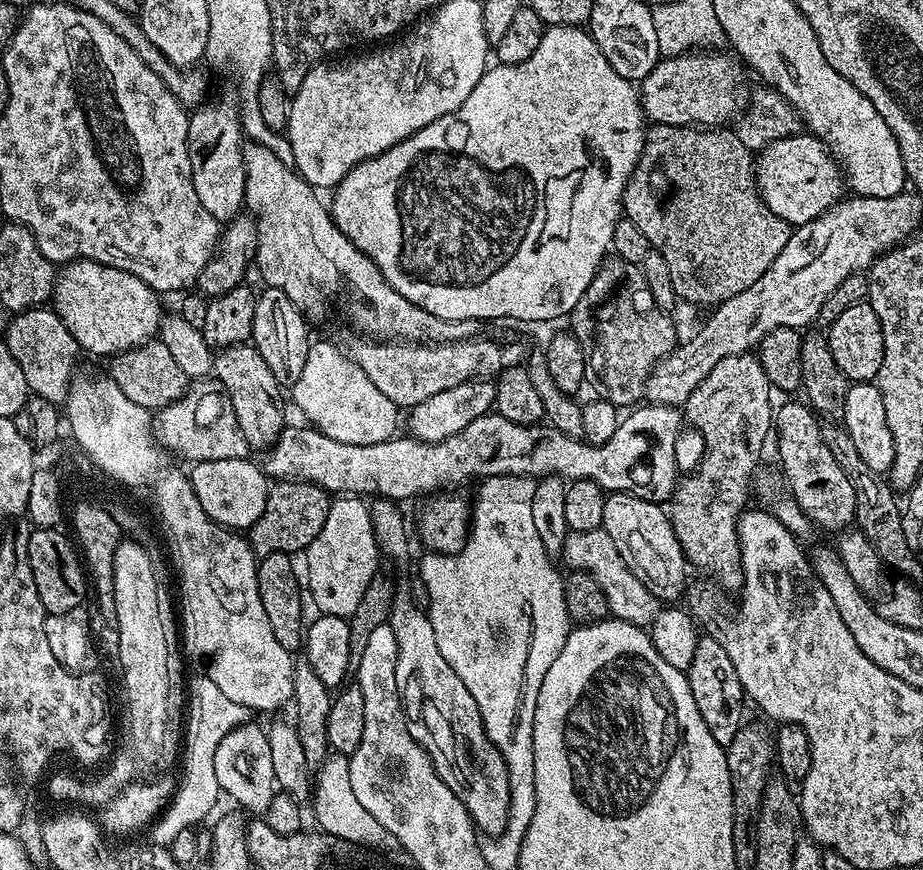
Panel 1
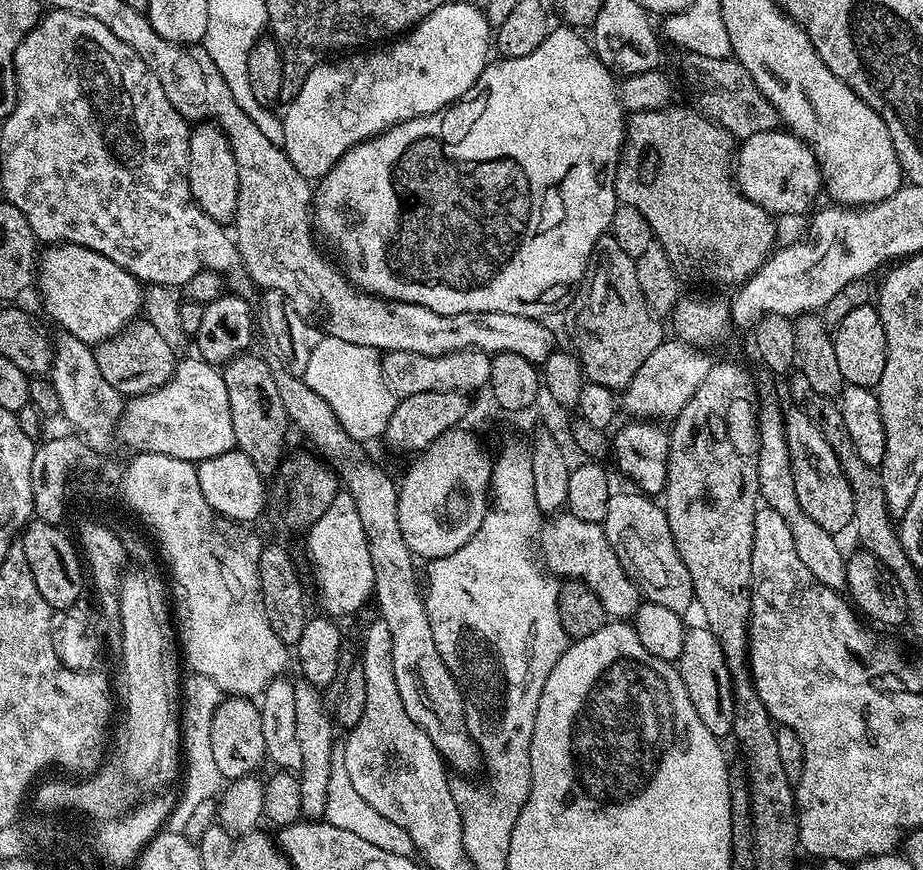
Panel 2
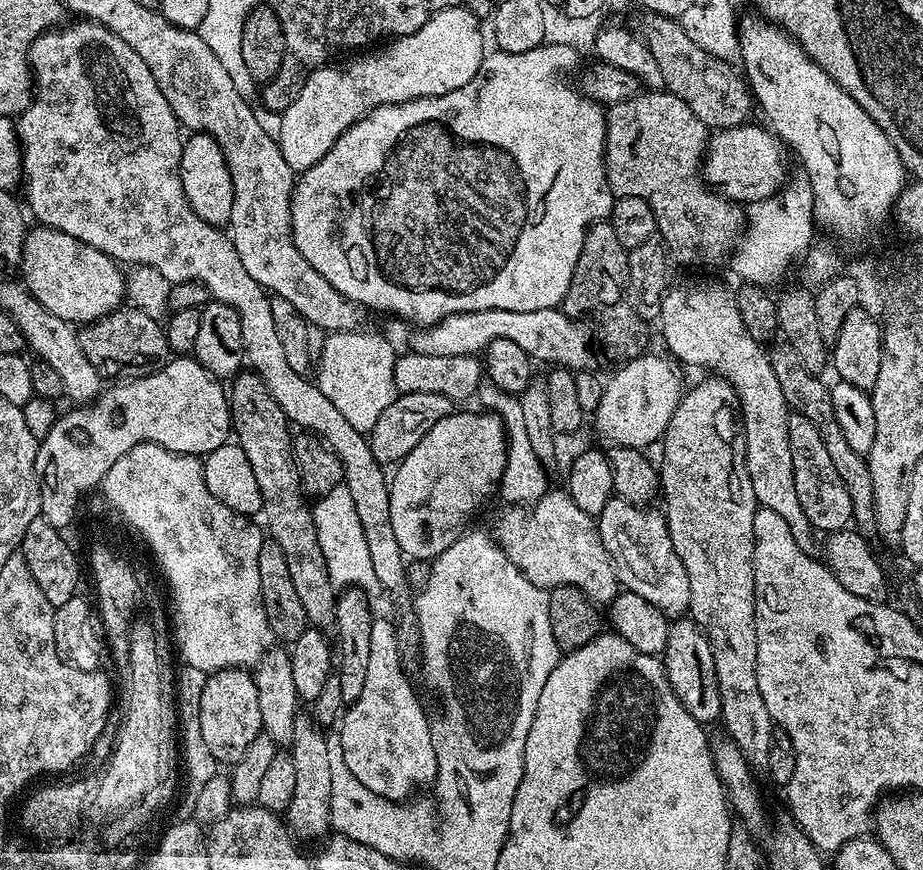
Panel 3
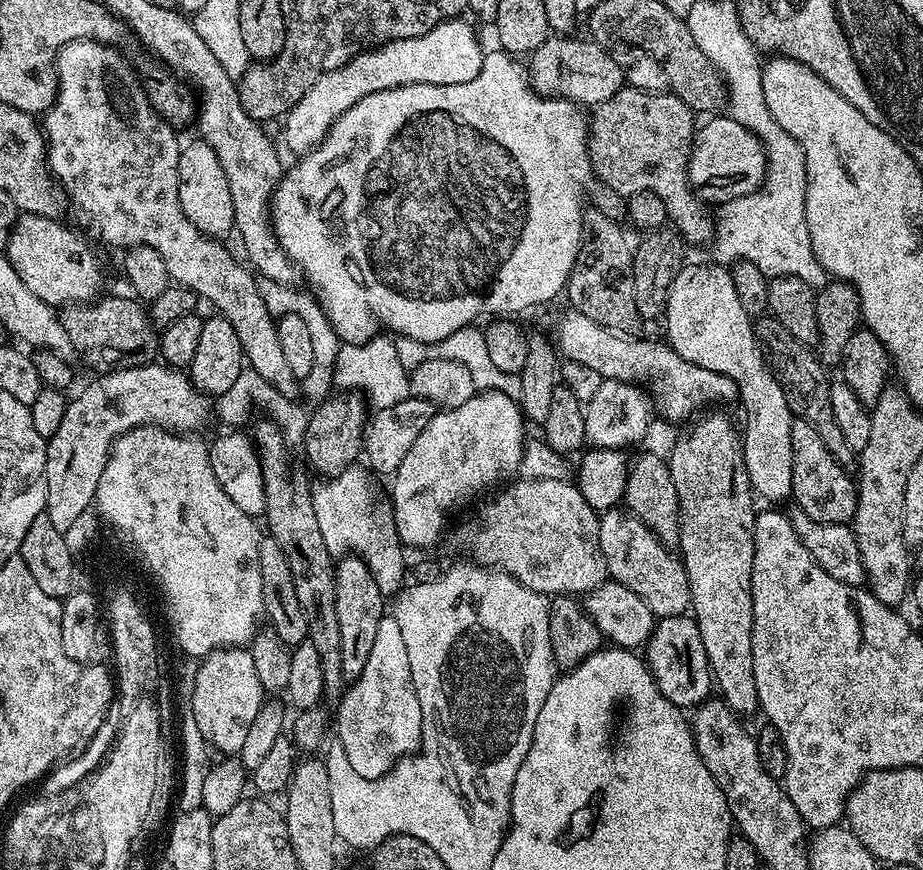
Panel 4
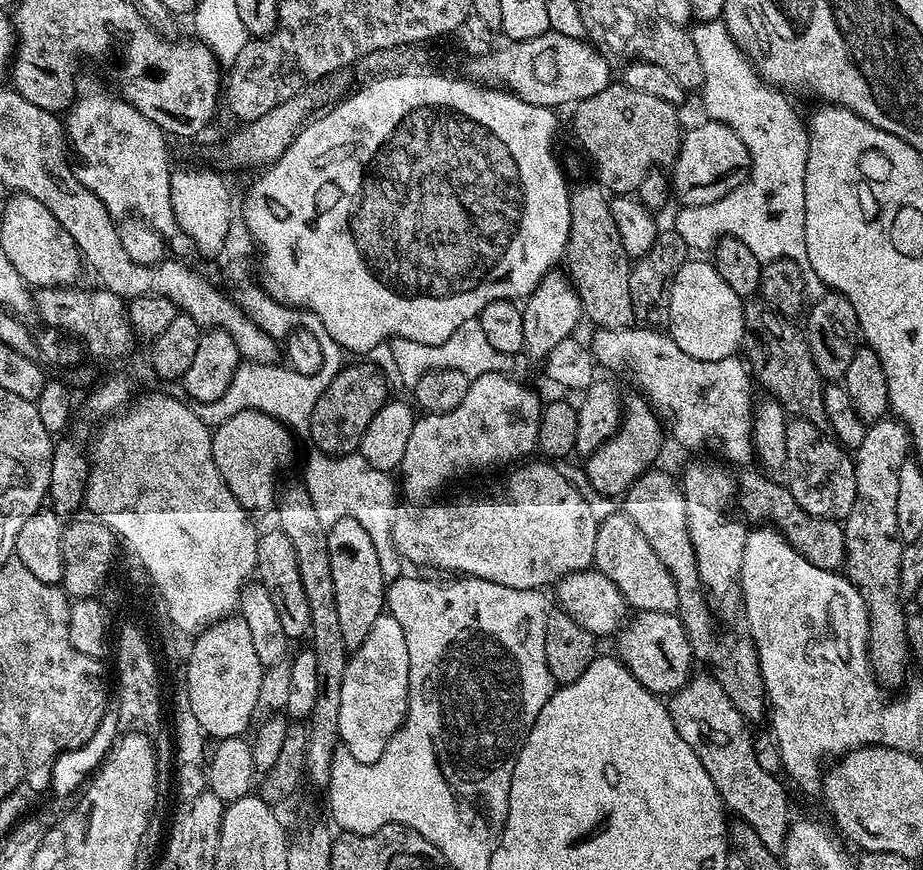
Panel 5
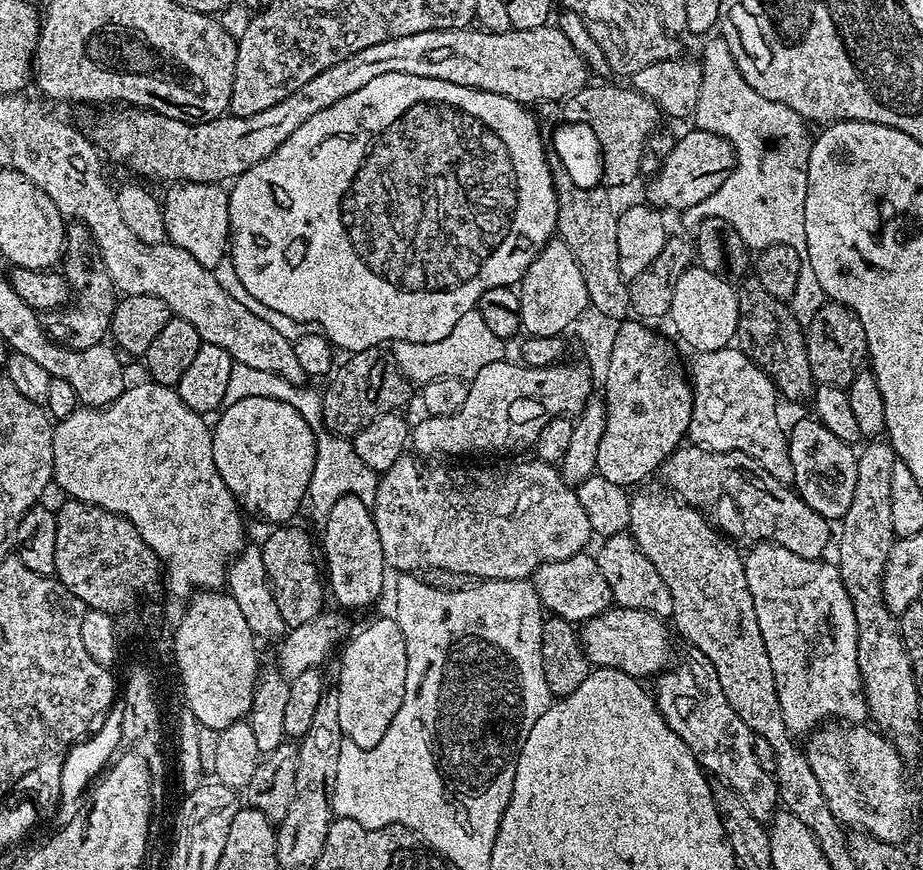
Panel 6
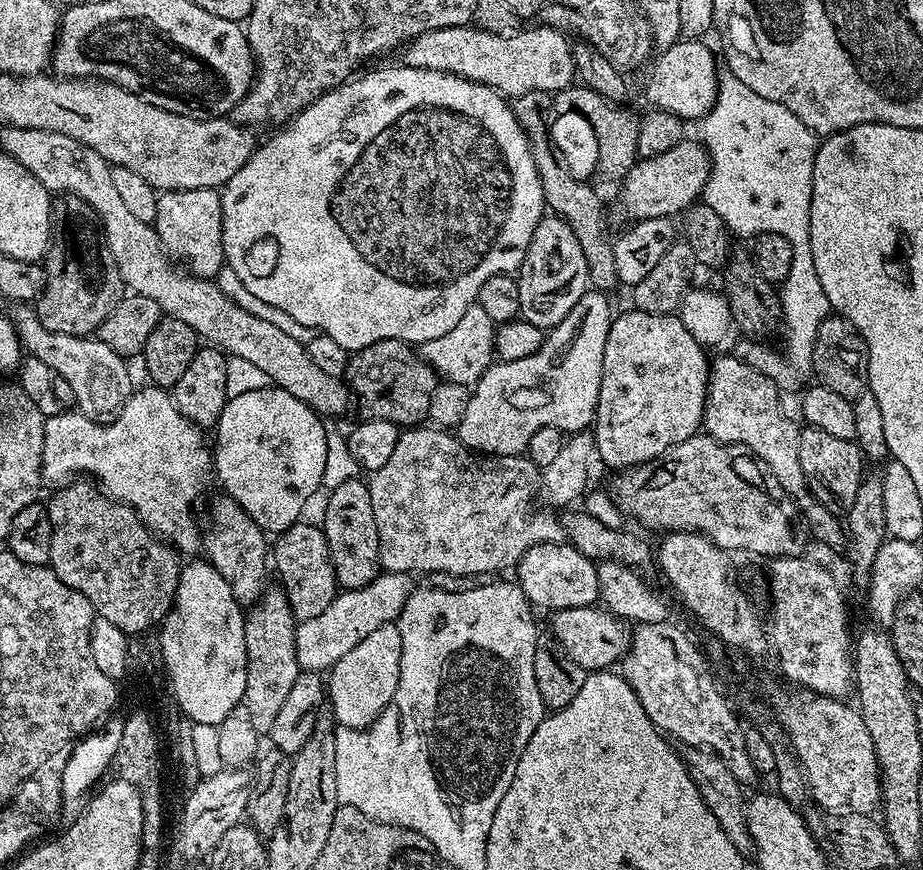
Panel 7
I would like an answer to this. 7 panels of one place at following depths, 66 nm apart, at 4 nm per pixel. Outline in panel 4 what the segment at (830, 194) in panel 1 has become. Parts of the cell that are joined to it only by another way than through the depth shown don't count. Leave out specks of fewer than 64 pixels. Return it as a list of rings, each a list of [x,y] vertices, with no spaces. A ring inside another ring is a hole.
[[[716,114],[705,120],[708,121],[695,129],[692,138],[688,183],[698,190],[700,199],[709,206],[719,206],[756,192],[768,173],[764,143],[727,114]]]

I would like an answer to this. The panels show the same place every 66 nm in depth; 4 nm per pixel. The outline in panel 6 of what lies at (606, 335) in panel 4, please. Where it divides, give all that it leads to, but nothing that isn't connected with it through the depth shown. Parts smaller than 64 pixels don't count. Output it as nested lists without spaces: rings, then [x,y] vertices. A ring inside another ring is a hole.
[[[729,346],[722,350],[703,353],[701,364],[690,368],[692,391],[692,417],[687,439],[695,447],[708,448],[711,452],[744,452],[754,462],[762,465],[778,482],[792,484],[794,466],[788,453],[788,437],[785,425],[780,425],[780,412],[776,409],[778,393],[776,383],[765,374],[739,346]]]

